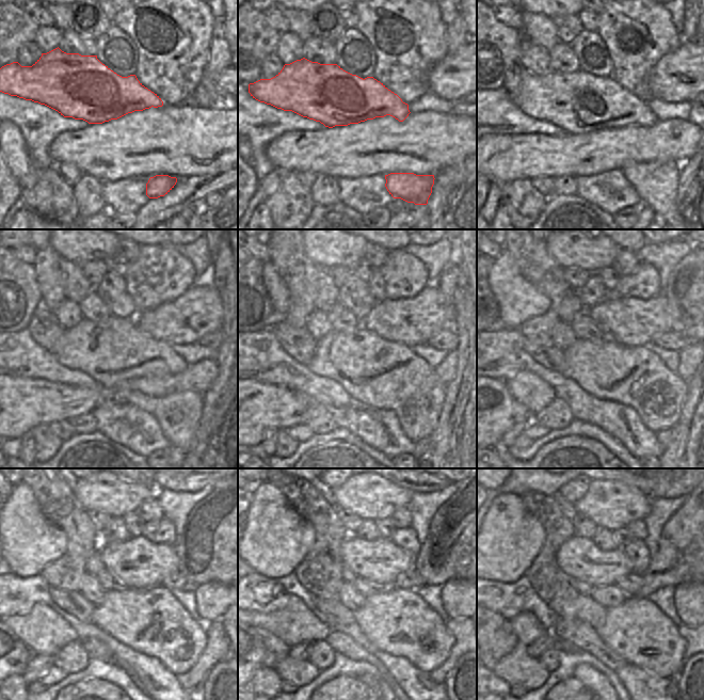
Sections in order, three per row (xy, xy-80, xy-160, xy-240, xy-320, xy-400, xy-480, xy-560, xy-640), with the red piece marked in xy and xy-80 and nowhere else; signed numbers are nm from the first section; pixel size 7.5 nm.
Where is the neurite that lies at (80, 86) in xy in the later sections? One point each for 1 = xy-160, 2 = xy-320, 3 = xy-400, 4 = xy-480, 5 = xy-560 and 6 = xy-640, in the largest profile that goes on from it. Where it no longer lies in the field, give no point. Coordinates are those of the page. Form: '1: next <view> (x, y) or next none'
1: next xy-160 (579, 102)
2: next xy-320 (386, 375)
3: next xy-400 (633, 376)
4: next xy-480 (152, 621)
5: next xy-560 (389, 625)
6: next xy-640 (637, 630)

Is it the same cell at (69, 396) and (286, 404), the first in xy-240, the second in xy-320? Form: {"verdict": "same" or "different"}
{"verdict": "same"}

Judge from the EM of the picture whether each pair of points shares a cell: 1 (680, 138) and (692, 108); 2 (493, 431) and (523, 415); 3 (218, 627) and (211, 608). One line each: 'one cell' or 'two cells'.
1: two cells
2: one cell
3: two cells

